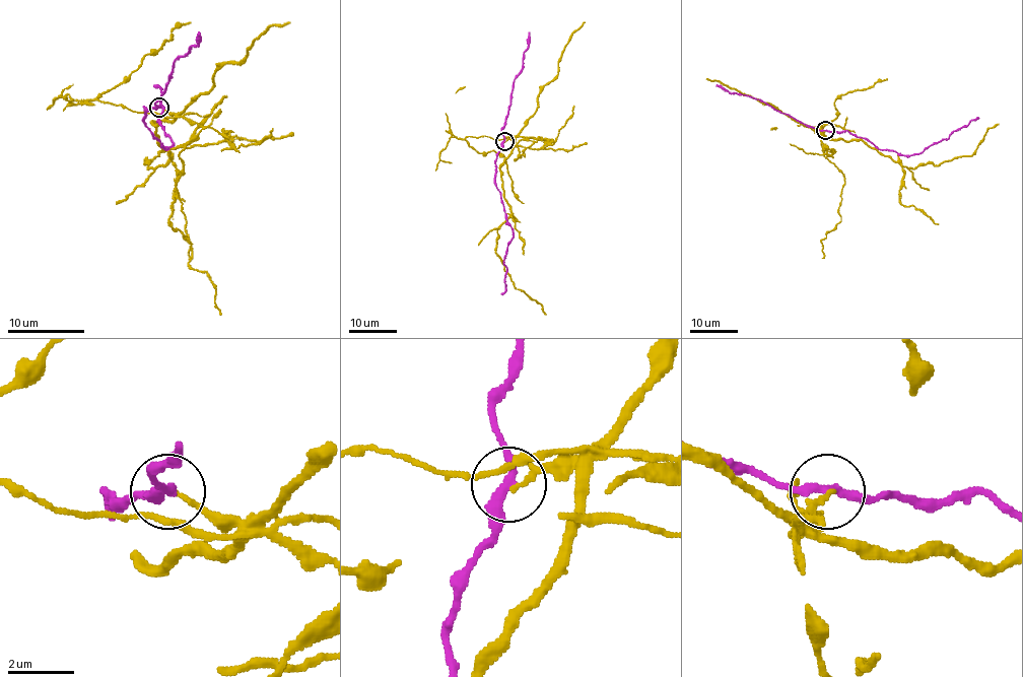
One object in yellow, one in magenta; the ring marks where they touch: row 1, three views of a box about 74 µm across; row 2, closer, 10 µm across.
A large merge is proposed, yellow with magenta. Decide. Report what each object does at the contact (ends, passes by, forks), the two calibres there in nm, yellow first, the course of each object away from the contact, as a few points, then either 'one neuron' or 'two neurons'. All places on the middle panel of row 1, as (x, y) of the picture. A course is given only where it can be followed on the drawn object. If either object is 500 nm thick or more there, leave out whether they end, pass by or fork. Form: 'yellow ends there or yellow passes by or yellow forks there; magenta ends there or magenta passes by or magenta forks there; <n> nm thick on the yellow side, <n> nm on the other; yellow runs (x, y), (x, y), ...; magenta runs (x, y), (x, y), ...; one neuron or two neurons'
yellow ends there; magenta passes by; 120 nm thick on the yellow side, 280 nm on the other; yellow runs (503, 142), (514, 142), (500, 167), (510, 215), (497, 229), (495, 253), (515, 286), (537, 300), (545, 315); magenta runs (503, 140), (495, 165), (495, 186), (514, 237), (503, 259), (506, 276), (501, 294); two neurons

